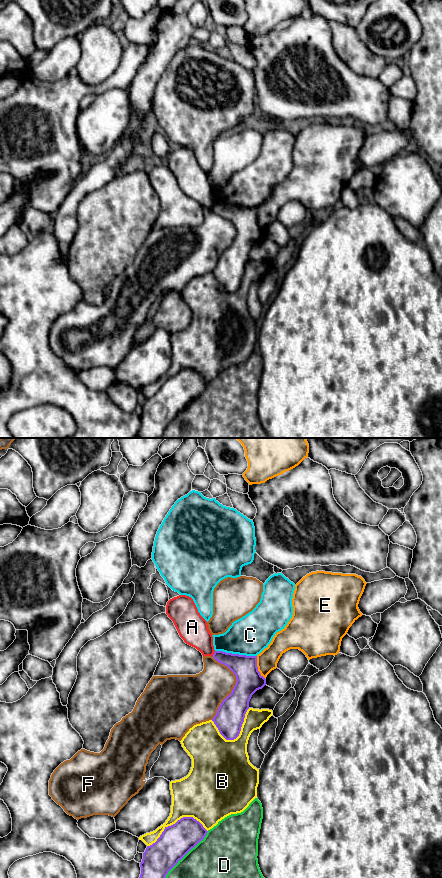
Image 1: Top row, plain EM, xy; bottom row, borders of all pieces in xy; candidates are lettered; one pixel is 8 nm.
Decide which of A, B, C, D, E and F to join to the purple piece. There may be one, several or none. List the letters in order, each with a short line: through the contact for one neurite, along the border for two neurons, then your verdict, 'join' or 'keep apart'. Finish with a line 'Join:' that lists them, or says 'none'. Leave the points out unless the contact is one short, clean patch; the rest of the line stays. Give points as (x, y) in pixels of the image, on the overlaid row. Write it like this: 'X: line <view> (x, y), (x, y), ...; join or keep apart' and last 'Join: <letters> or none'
A: line xy (215, 651), (212, 655); keep apart
B: keep apart
C: keep apart
D: keep apart
E: keep apart
F: keep apart
Join: none

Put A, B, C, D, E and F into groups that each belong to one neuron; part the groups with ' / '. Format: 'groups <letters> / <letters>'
groups A / B / C / D / E / F

